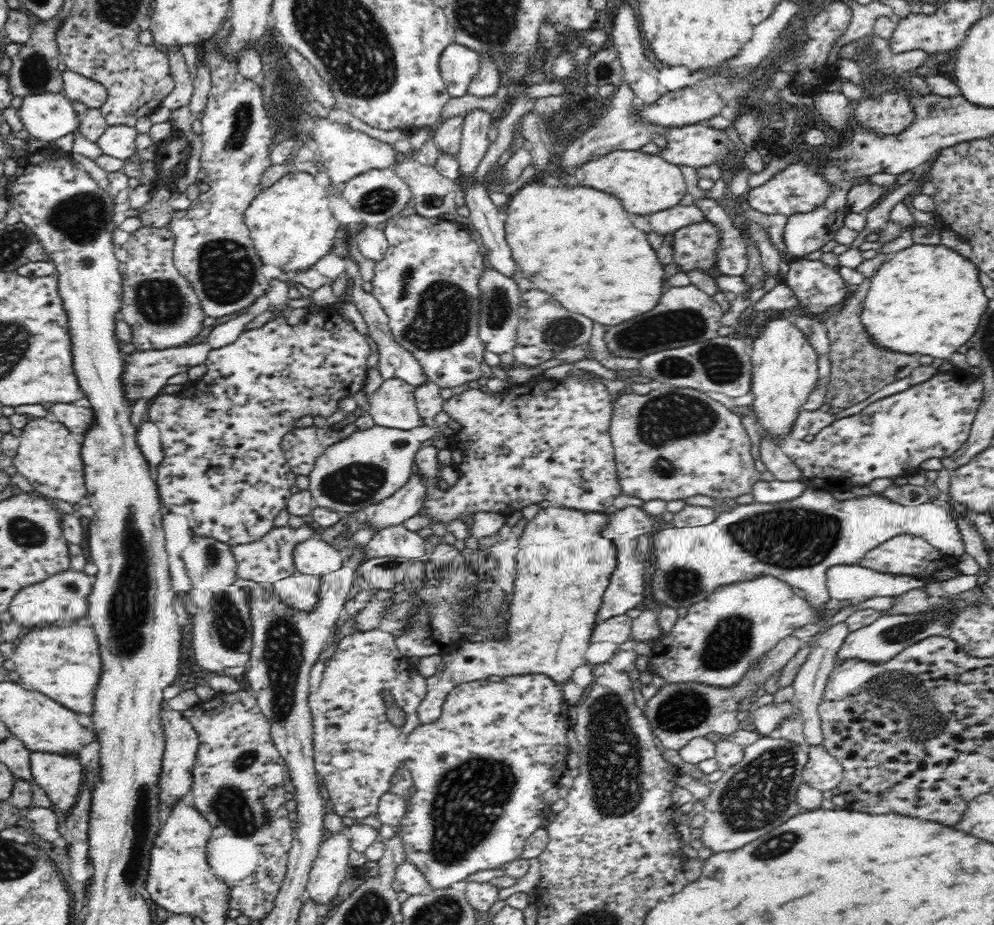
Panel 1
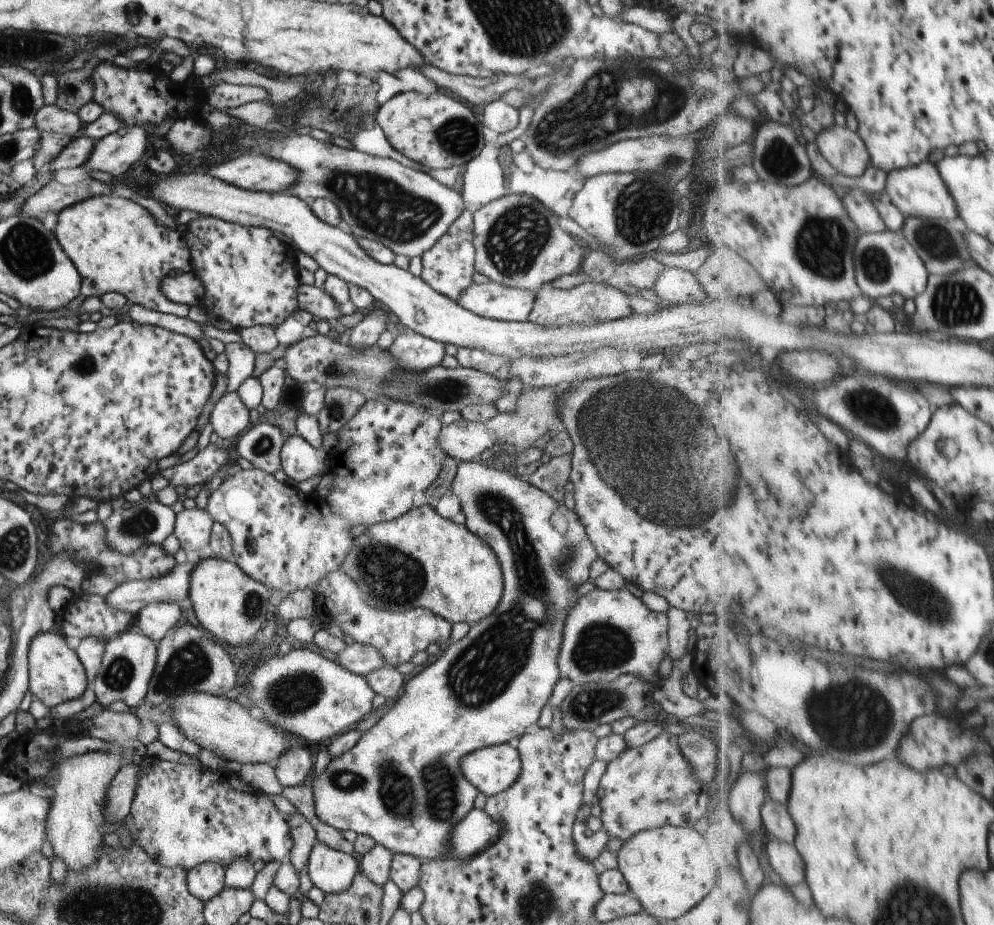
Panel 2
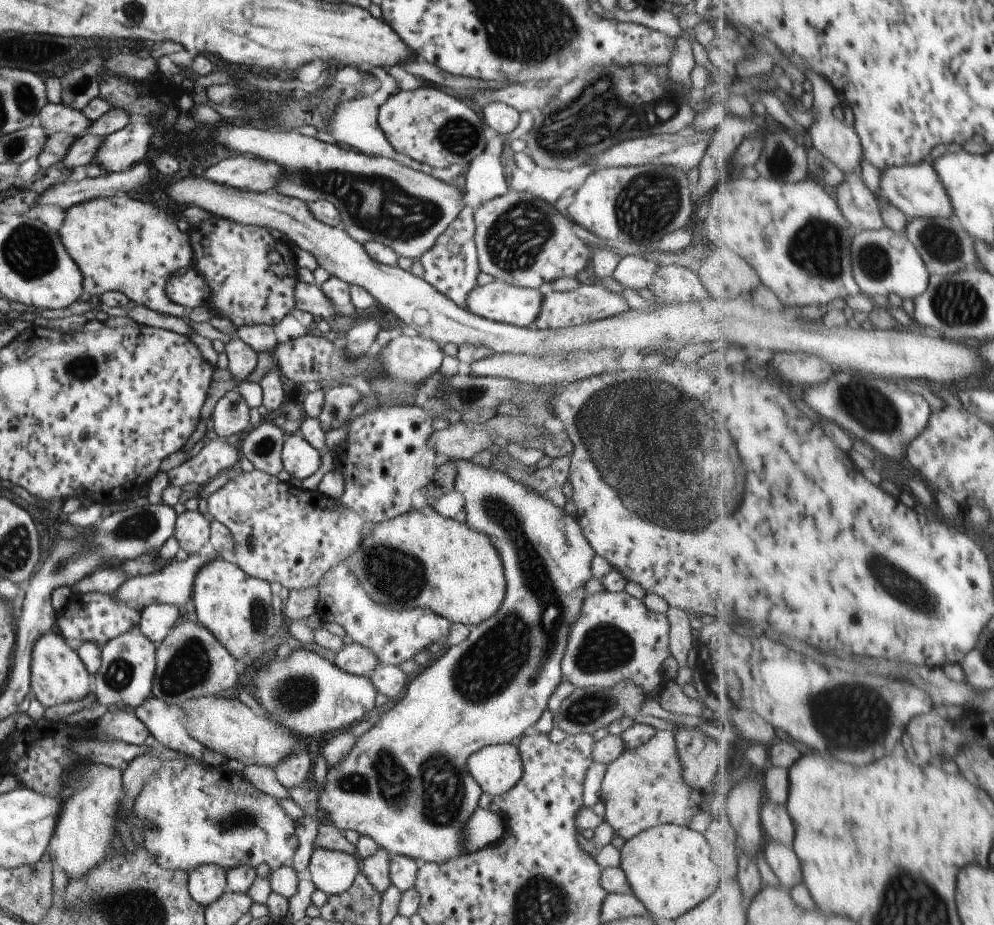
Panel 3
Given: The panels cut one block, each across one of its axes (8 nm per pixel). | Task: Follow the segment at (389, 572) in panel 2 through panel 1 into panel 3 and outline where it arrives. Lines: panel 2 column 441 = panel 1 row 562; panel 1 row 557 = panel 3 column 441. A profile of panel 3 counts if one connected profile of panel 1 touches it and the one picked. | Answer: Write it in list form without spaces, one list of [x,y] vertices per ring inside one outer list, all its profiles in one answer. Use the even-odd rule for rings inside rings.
[[[425,505],[420,509],[399,515],[385,522],[379,522],[375,524],[375,526],[369,526],[367,532],[363,533],[361,538],[359,538],[359,544],[354,546],[350,553],[351,558],[349,558],[349,562],[351,562],[355,568],[359,568],[357,555],[360,554],[363,558],[365,558],[365,568],[359,568],[359,570],[357,570],[357,572],[353,572],[353,574],[355,574],[355,578],[357,578],[357,582],[359,582],[359,584],[363,587],[363,590],[369,594],[369,598],[371,598],[375,604],[385,606],[385,608],[391,608],[391,610],[394,611],[415,608],[429,609],[435,614],[442,616],[450,623],[461,622],[461,624],[473,625],[477,624],[477,622],[481,622],[481,620],[485,620],[485,618],[489,618],[489,616],[493,616],[493,614],[497,612],[497,608],[499,604],[501,604],[501,600],[503,600],[503,596],[505,594],[505,577],[503,576],[503,567],[499,560],[499,554],[497,554],[497,550],[493,548],[493,544],[489,542],[489,538],[487,538],[485,534],[477,532],[477,530],[471,530],[469,525],[464,522],[455,522],[455,520],[451,520],[450,518],[443,518],[442,516],[439,516],[439,514],[437,514],[429,505]]]

